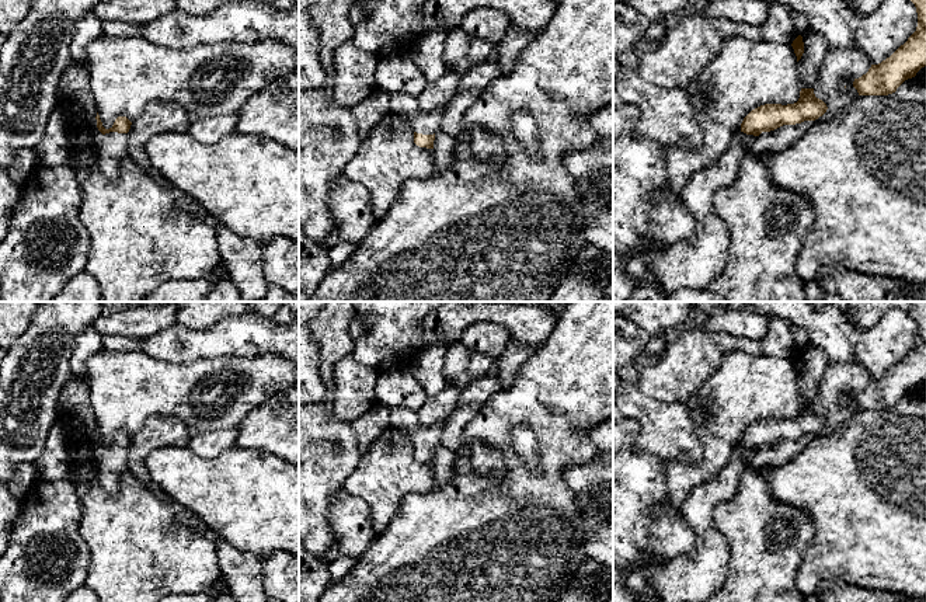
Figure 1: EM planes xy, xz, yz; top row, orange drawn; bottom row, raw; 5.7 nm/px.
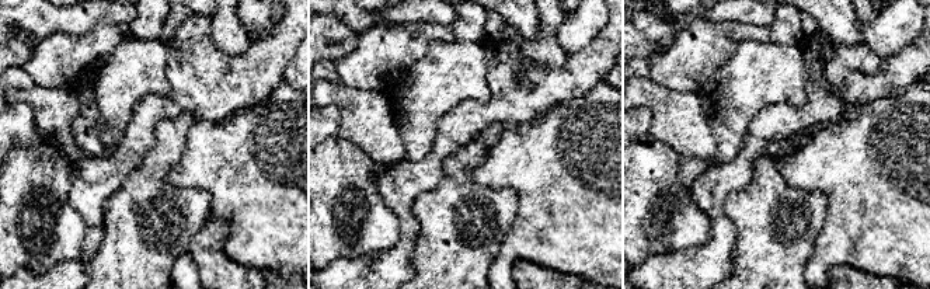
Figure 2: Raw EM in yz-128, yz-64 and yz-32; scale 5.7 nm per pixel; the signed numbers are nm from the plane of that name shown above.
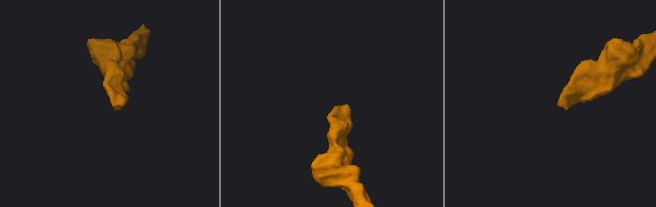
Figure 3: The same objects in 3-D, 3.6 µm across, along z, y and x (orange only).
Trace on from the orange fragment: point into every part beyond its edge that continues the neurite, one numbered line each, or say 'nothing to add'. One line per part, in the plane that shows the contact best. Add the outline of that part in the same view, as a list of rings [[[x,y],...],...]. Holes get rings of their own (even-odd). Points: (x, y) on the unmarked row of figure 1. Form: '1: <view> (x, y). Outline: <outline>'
1: xy (111, 462). Outline: [[[109,446],[97,456],[97,480],[108,494],[118,494],[121,476],[129,470],[128,448]]]

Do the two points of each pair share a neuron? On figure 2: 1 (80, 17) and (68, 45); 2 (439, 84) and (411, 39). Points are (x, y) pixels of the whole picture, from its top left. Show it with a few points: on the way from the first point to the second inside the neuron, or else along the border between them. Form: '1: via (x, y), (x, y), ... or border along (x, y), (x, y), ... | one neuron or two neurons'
1: border along (104, 23), (82, 34), (51, 32), (41, 41) | two neurons
2: border along (450, 41), (434, 39), (427, 51), (396, 77) | two neurons

